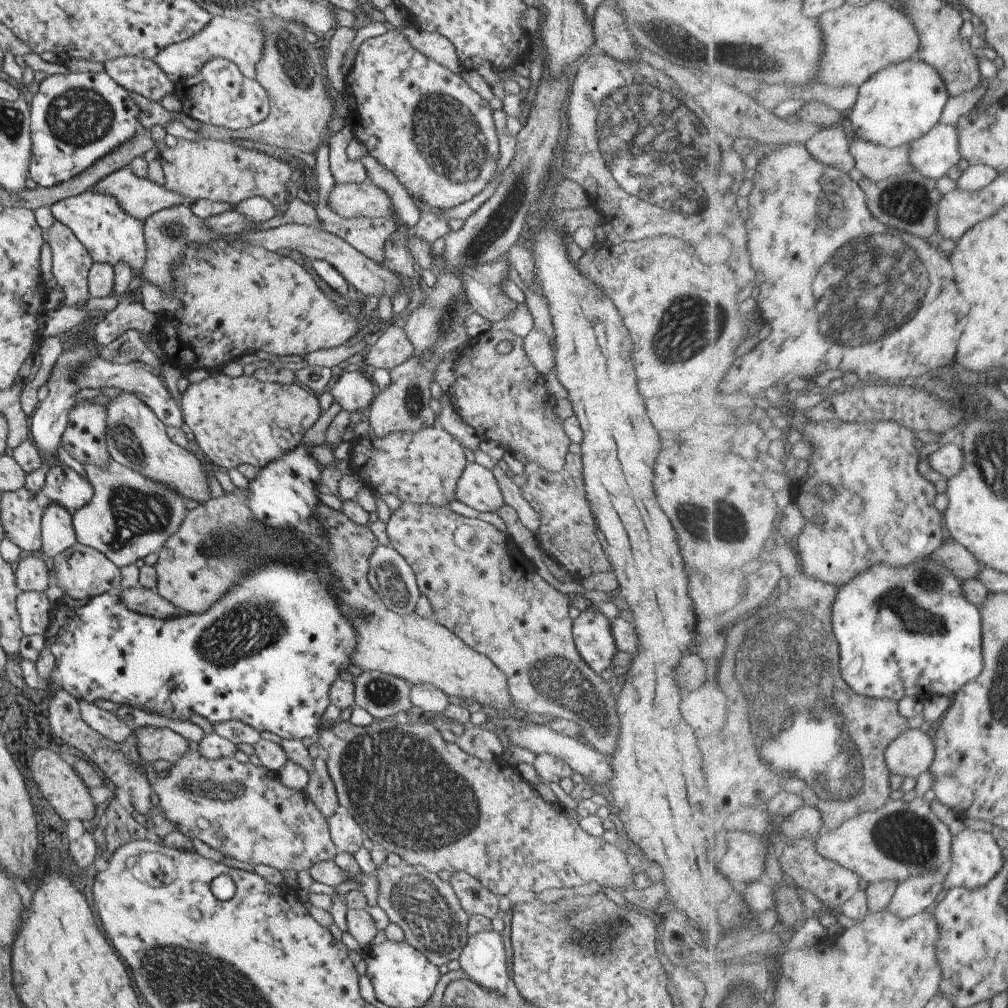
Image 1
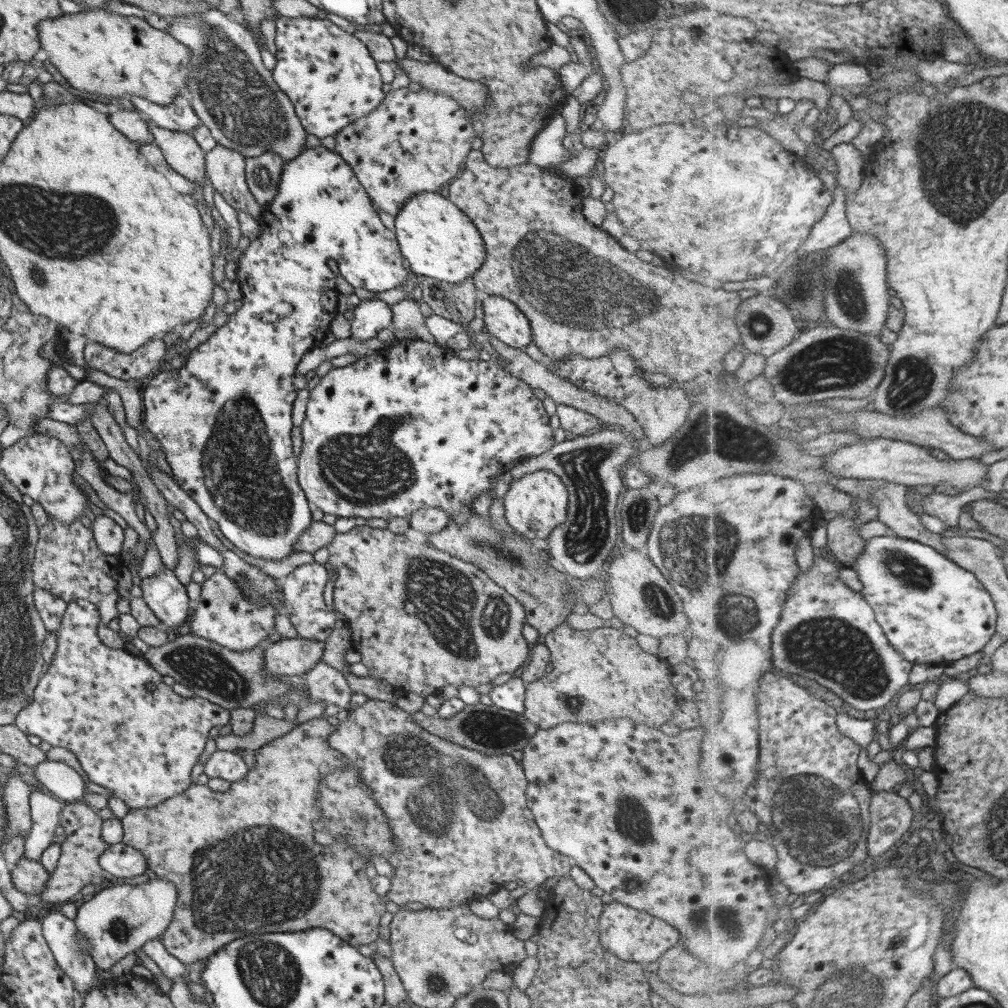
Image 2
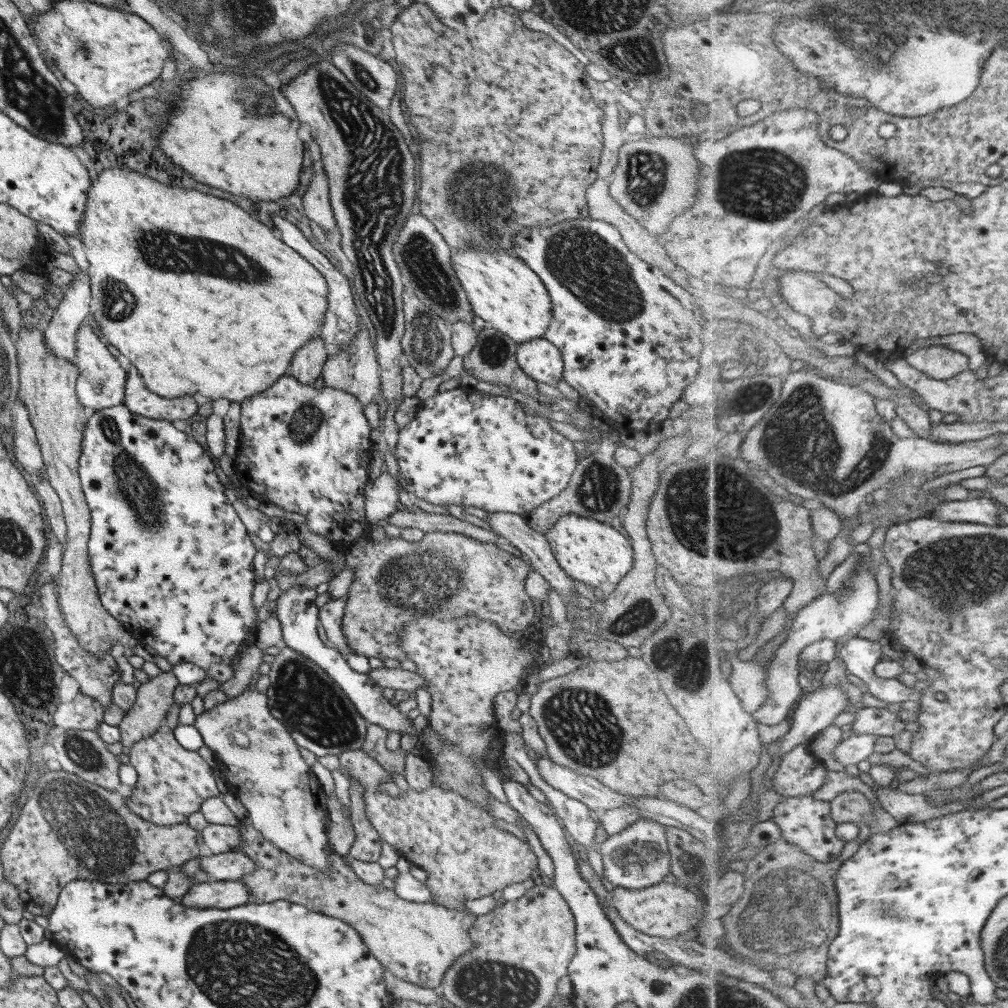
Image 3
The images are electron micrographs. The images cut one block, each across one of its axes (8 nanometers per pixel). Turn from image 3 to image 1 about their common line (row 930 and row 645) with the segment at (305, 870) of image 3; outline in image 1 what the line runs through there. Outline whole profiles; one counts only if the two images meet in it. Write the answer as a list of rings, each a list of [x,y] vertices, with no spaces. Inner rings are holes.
[[[317,502],[313,518],[317,520],[317,524],[327,534],[327,542],[329,542],[327,548],[329,550],[323,556],[325,558],[323,564],[333,574],[333,580],[329,580],[329,582],[345,582],[345,590],[347,592],[337,586],[333,590],[333,596],[335,596],[335,604],[337,604],[339,614],[343,614],[343,618],[347,618],[351,622],[351,626],[353,626],[353,630],[355,630],[355,638],[357,640],[355,640],[355,648],[353,648],[353,652],[349,656],[350,664],[357,666],[361,671],[378,671],[401,678],[409,686],[417,684],[435,686],[445,696],[475,700],[481,705],[481,708],[491,710],[494,713],[497,710],[505,711],[507,708],[511,708],[511,696],[507,692],[505,676],[487,656],[478,654],[475,650],[469,648],[453,632],[450,632],[436,621],[421,618],[414,612],[407,615],[399,615],[388,610],[381,603],[381,600],[370,586],[370,580],[367,579],[368,559],[378,546],[378,542],[371,533],[368,524],[354,524],[341,512],[333,510],[321,502]]]

